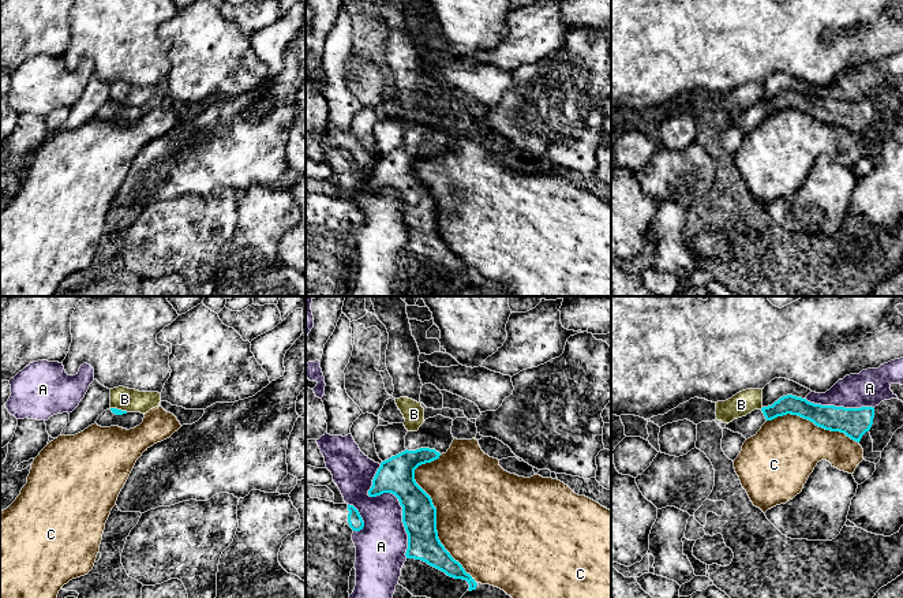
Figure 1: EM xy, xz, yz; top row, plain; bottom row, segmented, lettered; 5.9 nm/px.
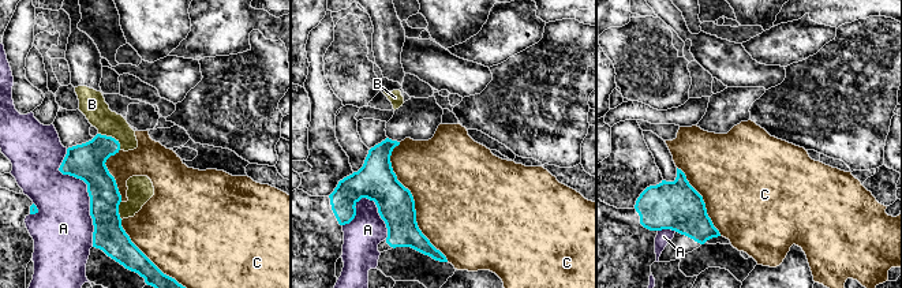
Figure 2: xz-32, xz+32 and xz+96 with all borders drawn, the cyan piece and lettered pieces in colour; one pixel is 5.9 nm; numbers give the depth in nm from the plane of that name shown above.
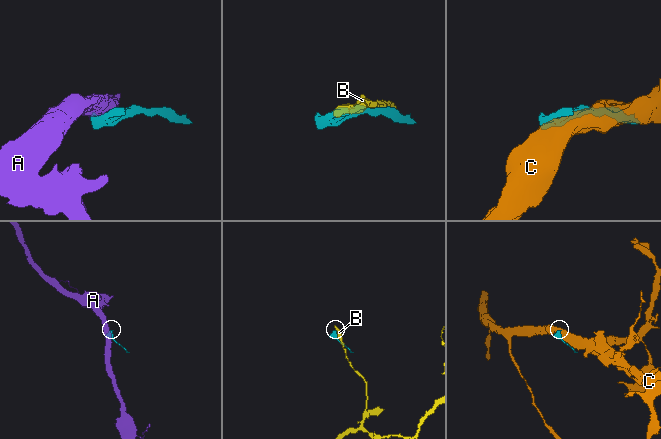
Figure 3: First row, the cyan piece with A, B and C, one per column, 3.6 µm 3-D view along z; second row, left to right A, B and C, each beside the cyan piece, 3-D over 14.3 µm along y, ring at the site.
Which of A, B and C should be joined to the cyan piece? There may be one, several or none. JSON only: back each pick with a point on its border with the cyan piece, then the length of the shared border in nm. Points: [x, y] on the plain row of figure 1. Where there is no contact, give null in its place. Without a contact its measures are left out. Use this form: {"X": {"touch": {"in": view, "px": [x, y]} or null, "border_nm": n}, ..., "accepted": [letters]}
{"accepted": []}

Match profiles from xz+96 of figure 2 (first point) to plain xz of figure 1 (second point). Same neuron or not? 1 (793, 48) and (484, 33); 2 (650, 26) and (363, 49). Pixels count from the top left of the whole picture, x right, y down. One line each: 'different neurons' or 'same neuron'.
1: different neurons
2: same neuron

